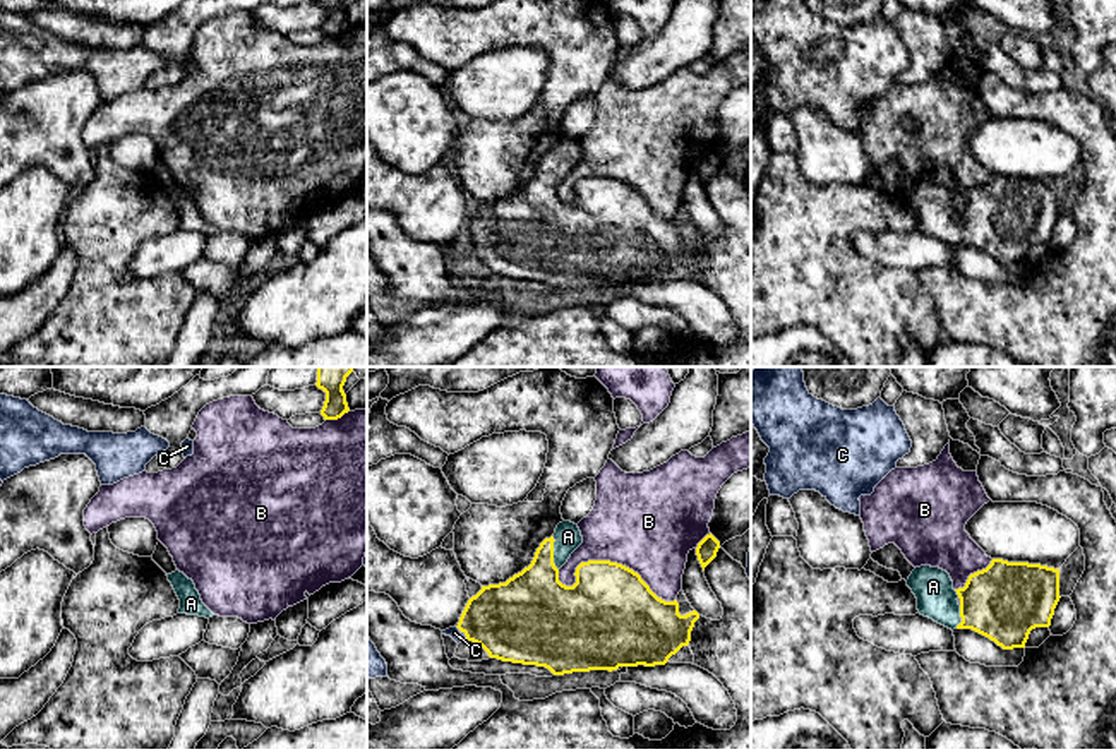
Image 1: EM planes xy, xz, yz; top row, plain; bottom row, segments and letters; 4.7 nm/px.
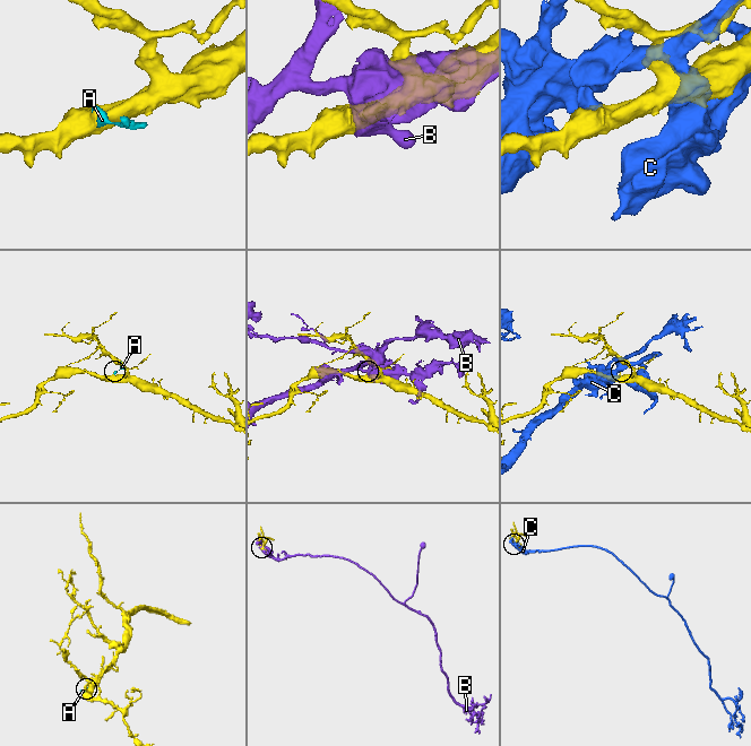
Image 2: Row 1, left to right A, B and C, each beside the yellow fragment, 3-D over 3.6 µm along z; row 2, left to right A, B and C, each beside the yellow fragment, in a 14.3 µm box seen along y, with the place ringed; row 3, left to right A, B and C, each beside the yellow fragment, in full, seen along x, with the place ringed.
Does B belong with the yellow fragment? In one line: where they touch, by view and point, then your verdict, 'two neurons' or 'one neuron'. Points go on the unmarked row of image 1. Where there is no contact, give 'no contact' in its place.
contact xz (607, 177); two neurons

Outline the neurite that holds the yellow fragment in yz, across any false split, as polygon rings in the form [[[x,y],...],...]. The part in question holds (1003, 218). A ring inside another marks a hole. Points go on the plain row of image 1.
[[[993,175],[955,206],[950,190],[921,182],[907,202],[921,231],[948,245],[972,245],[1003,266],[1025,264],[1035,243],[1049,243],[1059,218],[1059,185]]]

